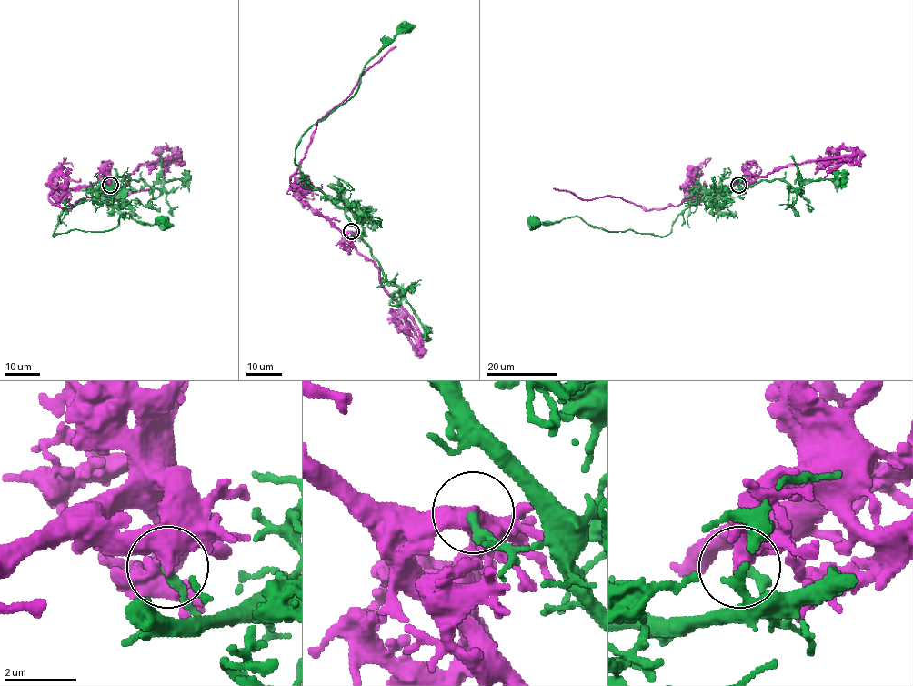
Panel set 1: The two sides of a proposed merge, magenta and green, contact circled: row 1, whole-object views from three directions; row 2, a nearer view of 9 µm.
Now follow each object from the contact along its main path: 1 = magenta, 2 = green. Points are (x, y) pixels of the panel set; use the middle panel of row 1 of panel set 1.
1: (351, 232), (339, 232), (317, 215), (290, 177), (316, 123), (396, 46)
2: (351, 232), (356, 235), (358, 229), (346, 212), (300, 171), (295, 146), (354, 95), (365, 65), (405, 28)

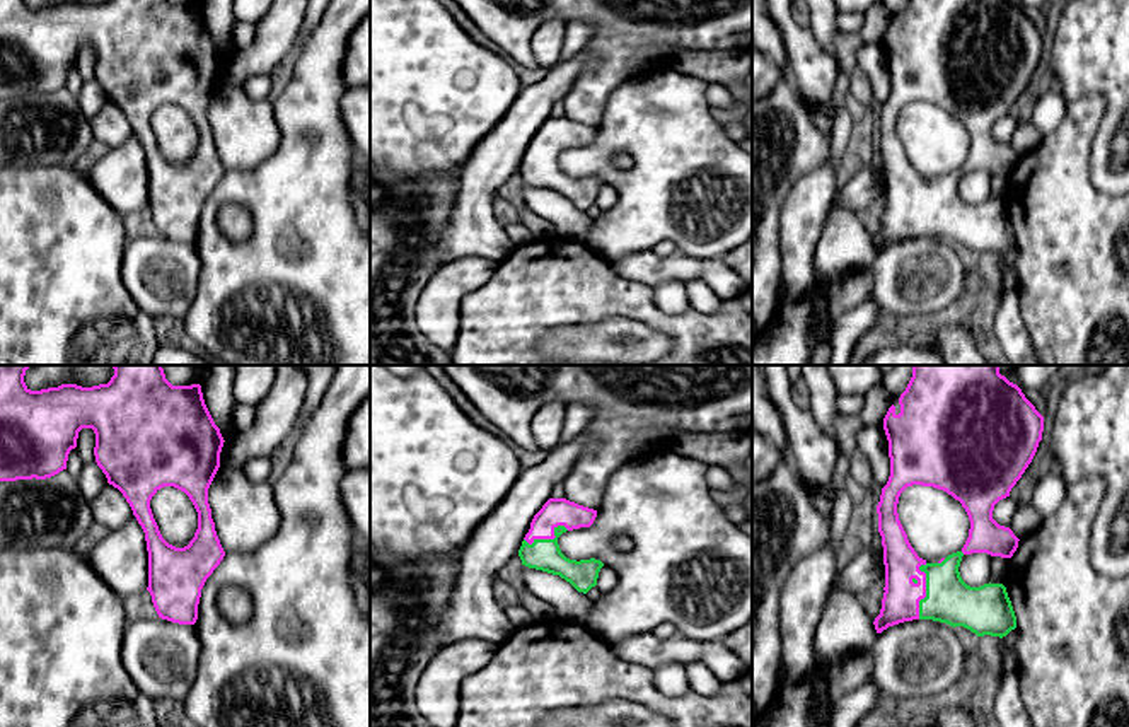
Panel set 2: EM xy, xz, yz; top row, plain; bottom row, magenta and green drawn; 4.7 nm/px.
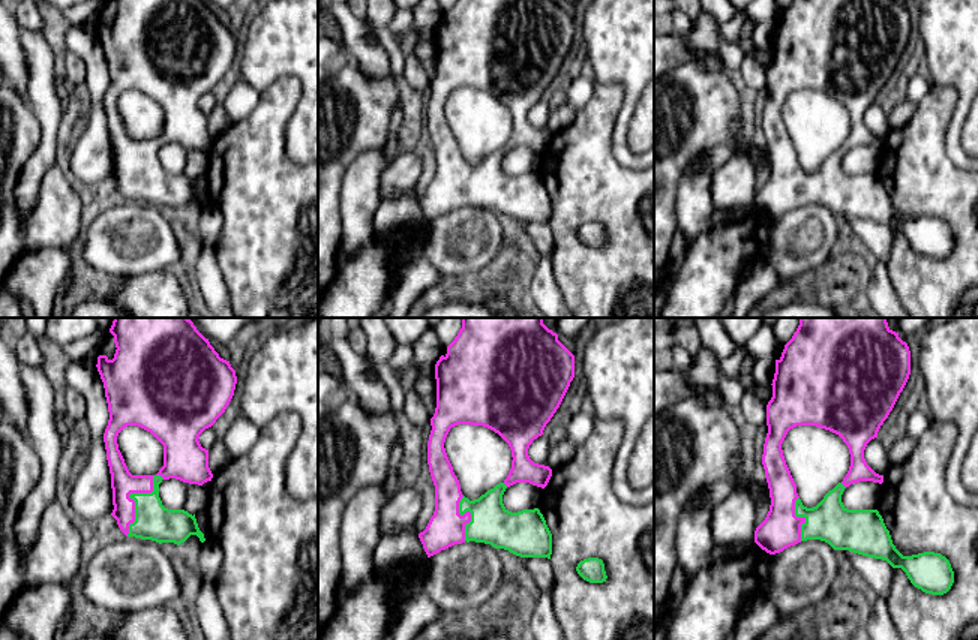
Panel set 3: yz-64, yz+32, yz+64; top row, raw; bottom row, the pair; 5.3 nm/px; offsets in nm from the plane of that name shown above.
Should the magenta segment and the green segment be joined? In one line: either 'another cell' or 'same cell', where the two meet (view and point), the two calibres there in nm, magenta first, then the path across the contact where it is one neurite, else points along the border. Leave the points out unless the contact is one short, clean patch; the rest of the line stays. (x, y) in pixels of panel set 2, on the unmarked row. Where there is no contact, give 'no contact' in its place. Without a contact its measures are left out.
another cell | yz (925, 207) | 180/220 nm

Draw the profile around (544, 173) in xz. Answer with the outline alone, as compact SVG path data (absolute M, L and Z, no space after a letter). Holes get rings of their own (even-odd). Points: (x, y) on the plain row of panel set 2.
M564 143L554 145L554 157L534 157L529 162L525 157L518 167L522 183L536 188L542 188L553 193L559 193L570 200L578 210L587 212L597 203L599 189L604 184L600 177L570 177L566 176L558 162L558 155L566 150Z

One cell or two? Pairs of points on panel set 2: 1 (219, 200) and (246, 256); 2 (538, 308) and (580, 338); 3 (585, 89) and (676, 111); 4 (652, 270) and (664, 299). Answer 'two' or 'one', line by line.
1: one
2: two
3: two
4: two

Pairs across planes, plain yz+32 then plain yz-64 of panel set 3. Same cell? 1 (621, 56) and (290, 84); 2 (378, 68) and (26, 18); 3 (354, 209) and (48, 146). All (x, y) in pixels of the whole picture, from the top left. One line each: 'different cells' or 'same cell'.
1: different cells
2: different cells
3: same cell

